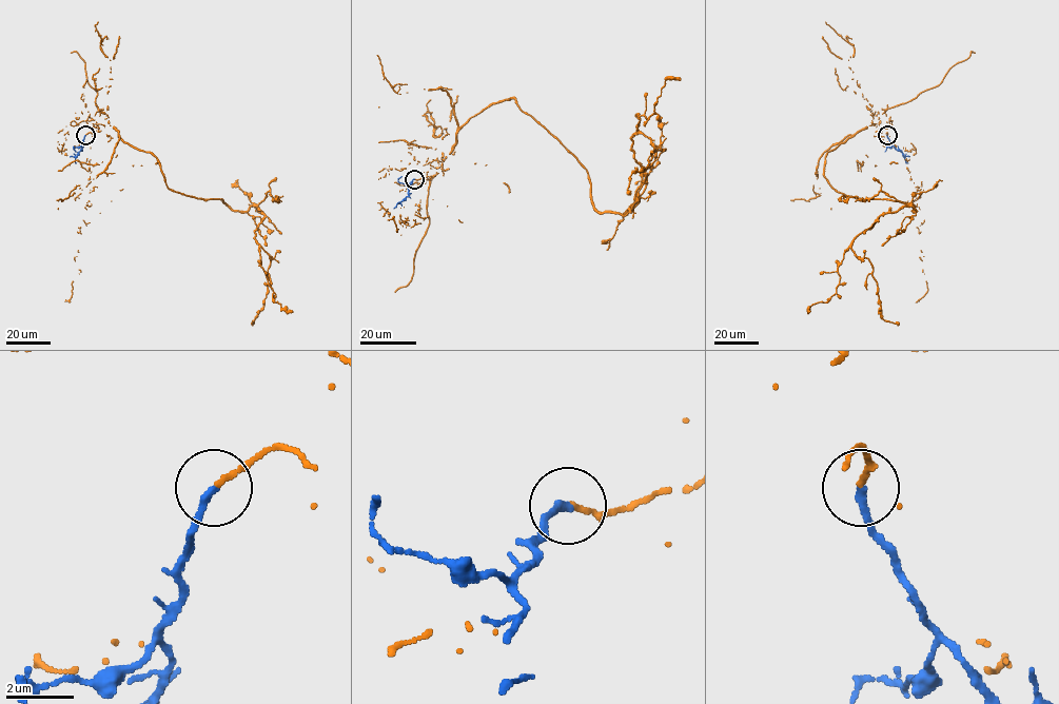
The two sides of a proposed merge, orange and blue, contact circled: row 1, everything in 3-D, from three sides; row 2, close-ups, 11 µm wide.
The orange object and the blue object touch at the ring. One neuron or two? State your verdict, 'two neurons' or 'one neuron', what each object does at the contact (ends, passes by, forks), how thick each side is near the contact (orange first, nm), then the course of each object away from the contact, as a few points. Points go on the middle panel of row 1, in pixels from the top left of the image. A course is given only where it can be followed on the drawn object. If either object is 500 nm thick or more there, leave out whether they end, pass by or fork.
two neurons; orange ends; blue ends; calibres 140 and 220 nm; course orange (414, 179), (513, 98), (585, 168), (602, 212), (633, 202), (644, 133), (652, 157), (630, 195); course blue (414, 179), (401, 206)

